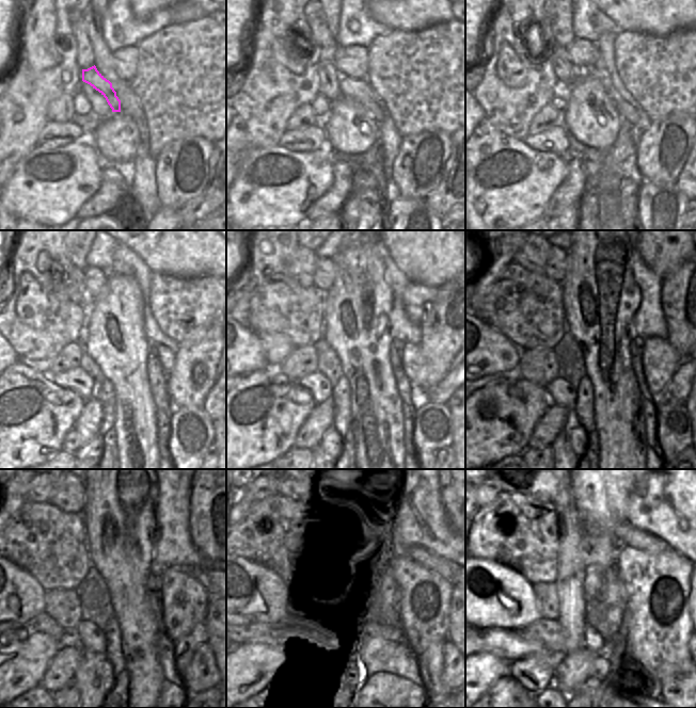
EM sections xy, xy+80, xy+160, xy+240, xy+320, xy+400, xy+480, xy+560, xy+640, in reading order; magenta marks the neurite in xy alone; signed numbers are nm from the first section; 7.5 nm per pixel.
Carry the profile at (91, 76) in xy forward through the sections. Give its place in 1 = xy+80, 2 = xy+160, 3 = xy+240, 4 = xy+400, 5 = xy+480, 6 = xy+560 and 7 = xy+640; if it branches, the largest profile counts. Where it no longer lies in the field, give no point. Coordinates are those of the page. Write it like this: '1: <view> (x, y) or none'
1: xy+80 (359, 91)
2: xy+160 (628, 114)
3: xy+240 (167, 357)
4: xy+400 (660, 360)
5: xy+480 (185, 599)
6: xy+560 (424, 609)
7: xy+640 (657, 625)

